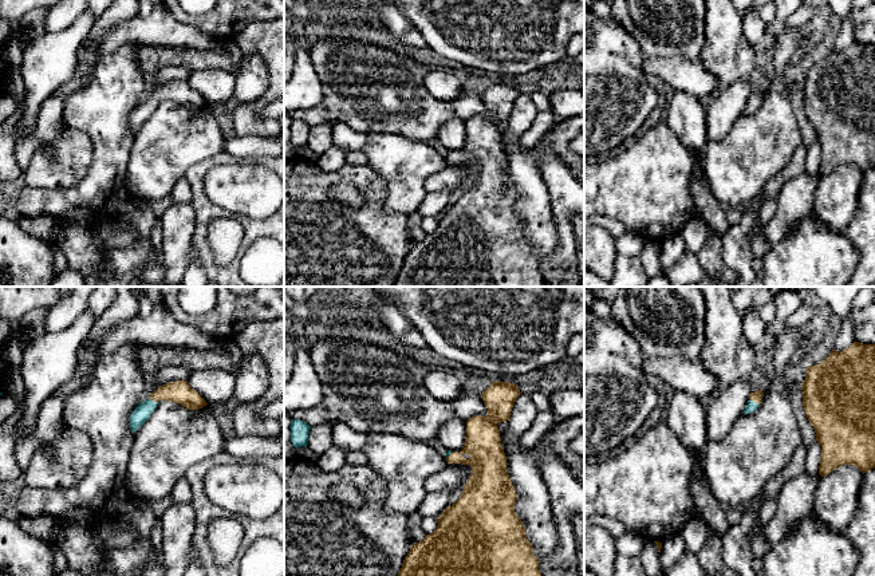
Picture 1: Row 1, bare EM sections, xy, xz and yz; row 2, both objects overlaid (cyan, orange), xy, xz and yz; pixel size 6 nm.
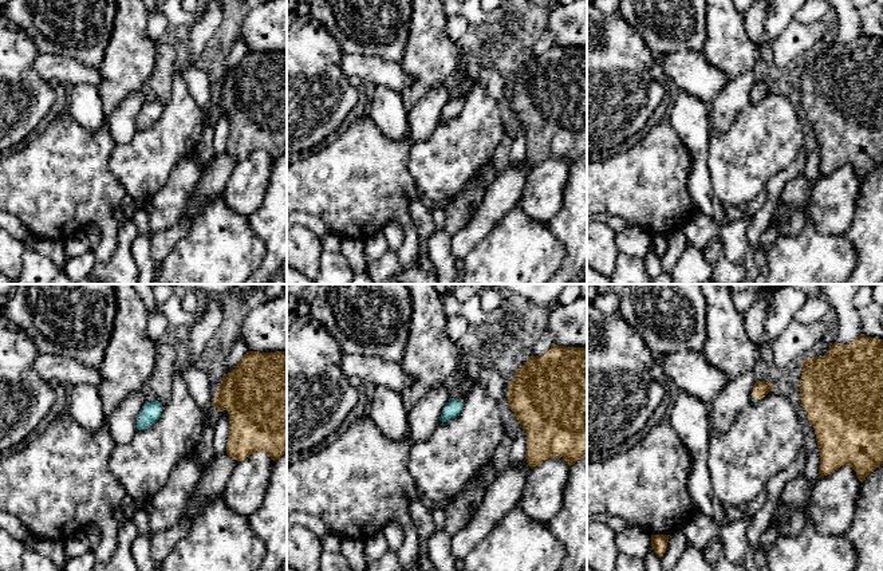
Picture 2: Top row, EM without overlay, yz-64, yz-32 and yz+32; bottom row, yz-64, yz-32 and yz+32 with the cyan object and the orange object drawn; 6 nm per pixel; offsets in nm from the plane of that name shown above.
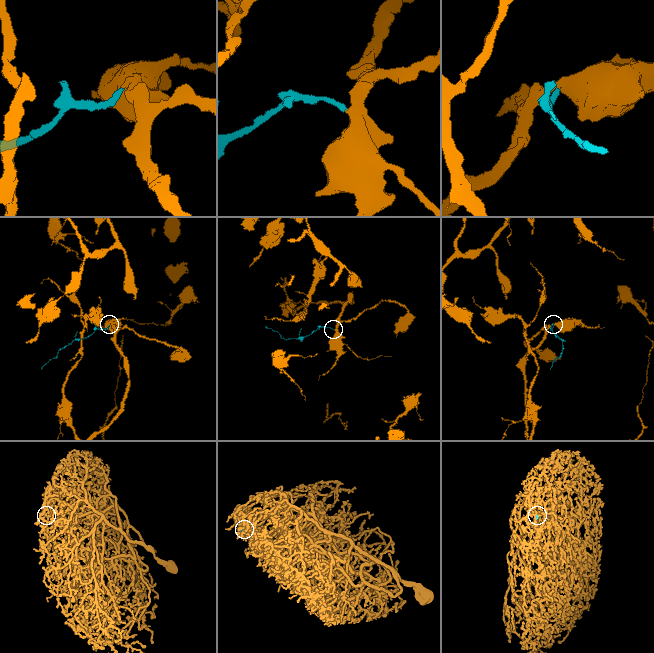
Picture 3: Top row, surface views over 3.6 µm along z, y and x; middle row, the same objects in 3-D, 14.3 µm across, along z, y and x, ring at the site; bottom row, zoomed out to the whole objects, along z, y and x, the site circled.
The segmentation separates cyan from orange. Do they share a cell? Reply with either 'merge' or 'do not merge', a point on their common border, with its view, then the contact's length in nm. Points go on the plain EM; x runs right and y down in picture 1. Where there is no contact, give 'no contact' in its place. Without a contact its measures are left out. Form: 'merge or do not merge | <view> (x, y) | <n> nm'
merge | xy (152, 101) | 60 nm

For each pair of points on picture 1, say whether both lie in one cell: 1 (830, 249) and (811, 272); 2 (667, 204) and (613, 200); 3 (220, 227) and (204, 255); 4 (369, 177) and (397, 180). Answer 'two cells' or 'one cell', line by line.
1: one cell
2: one cell
3: two cells
4: two cells

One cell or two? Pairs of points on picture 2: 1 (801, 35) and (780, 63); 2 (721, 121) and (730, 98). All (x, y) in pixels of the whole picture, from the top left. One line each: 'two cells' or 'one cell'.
1: one cell
2: one cell

